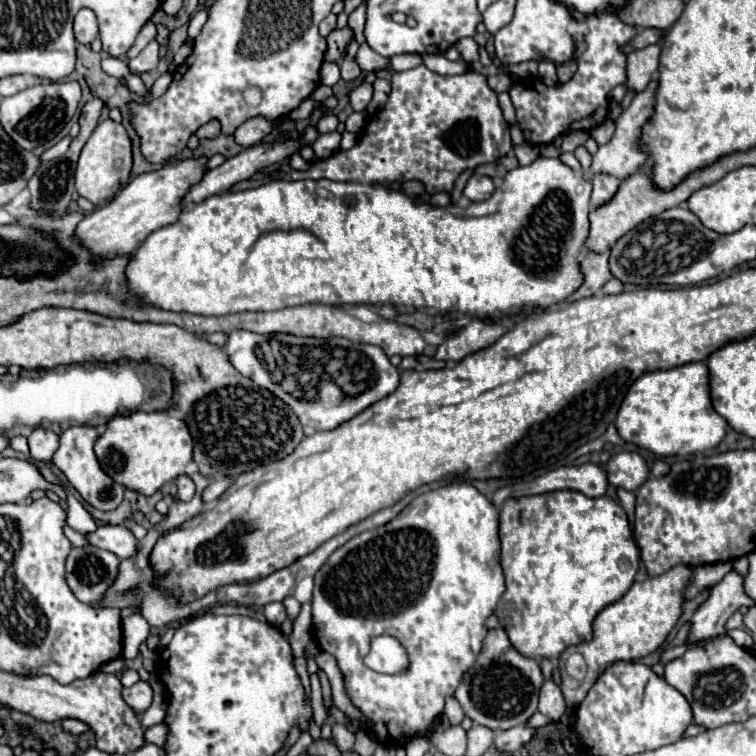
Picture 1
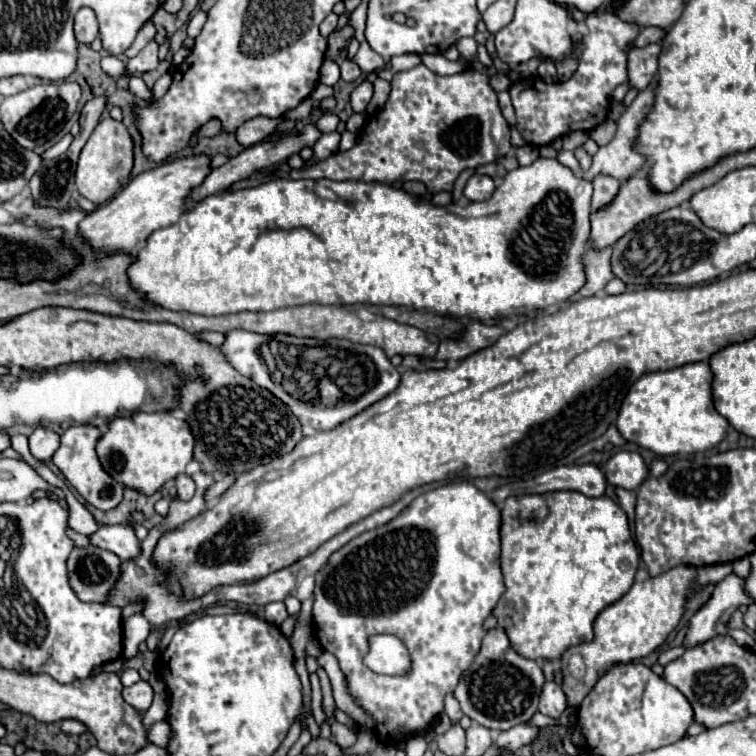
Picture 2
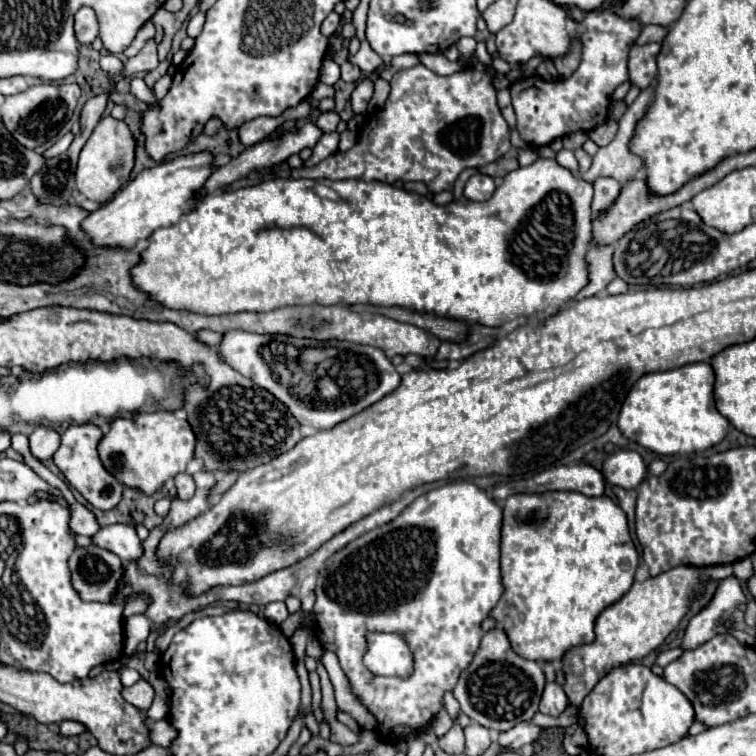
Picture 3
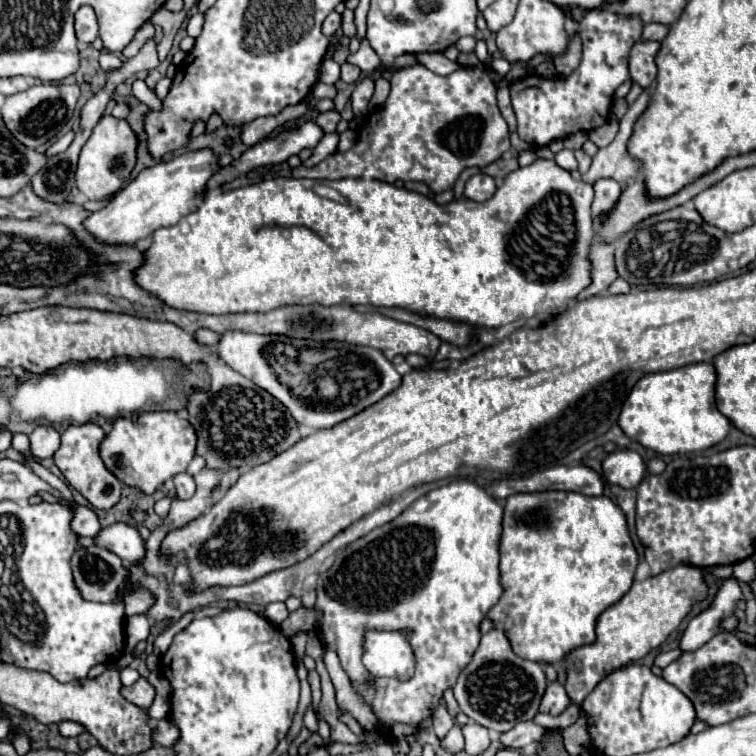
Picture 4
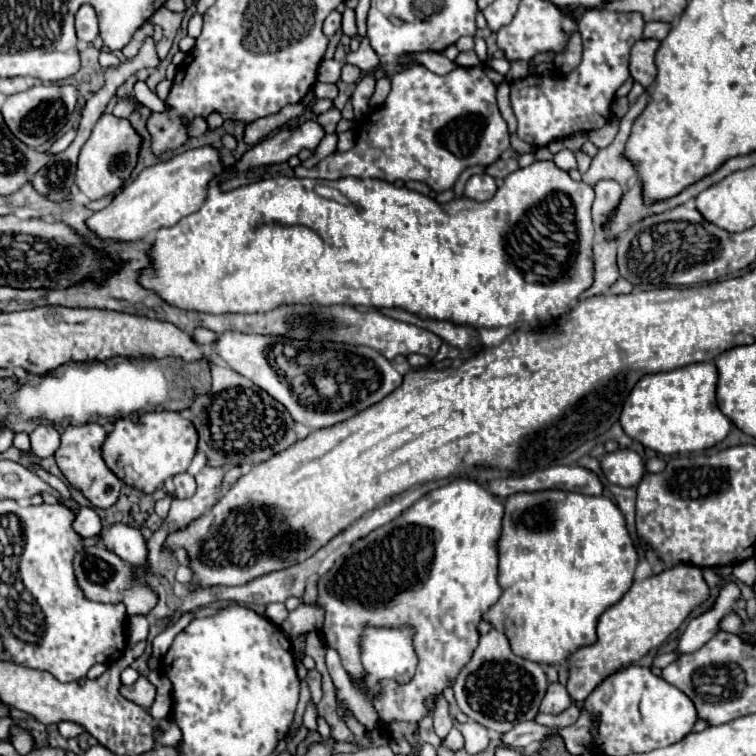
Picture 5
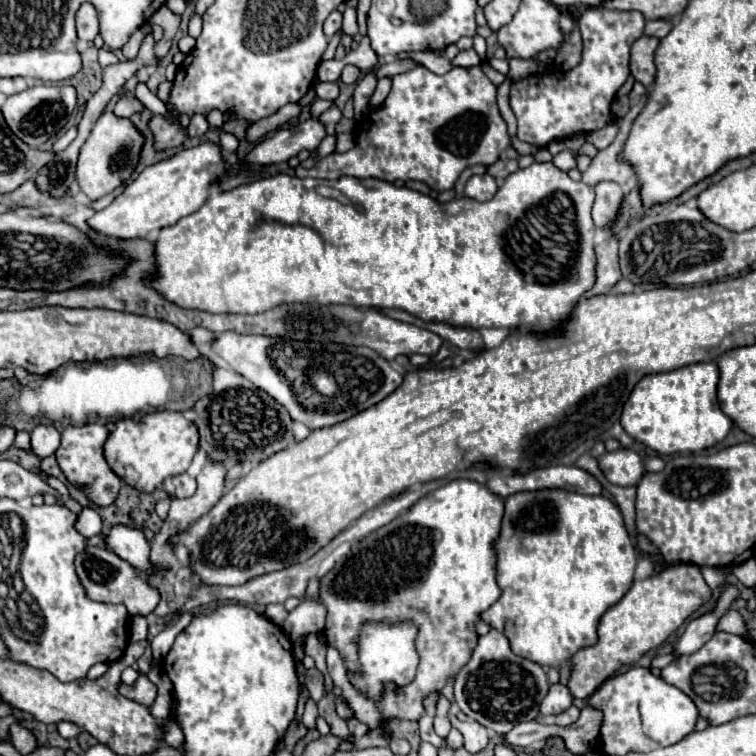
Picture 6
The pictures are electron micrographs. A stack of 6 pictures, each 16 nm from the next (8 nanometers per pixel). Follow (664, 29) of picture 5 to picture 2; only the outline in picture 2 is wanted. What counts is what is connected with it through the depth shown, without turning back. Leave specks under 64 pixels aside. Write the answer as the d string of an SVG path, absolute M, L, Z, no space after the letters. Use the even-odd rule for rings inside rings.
M646 26L646 28L642 28L640 36L634 40L634 46L646 46L646 44L652 44L652 42L660 42L664 38L664 34L666 34L664 28Z

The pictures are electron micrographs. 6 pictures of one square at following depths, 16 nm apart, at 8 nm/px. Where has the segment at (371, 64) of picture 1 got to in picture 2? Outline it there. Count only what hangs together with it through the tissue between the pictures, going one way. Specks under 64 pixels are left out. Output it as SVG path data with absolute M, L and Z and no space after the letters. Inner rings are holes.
M366 42L360 44L360 50L358 50L356 56L352 58L352 62L356 62L364 74L376 72L378 68L384 68L384 66L386 66L386 62L384 62Z

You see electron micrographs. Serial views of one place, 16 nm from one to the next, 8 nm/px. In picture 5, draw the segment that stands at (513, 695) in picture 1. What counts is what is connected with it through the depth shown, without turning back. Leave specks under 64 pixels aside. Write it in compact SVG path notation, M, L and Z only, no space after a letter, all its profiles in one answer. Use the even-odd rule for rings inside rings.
M494 628L488 634L480 636L470 662L460 670L454 682L454 698L458 702L458 708L468 718L498 734L506 734L520 722L534 720L538 706L546 696L546 690L548 678L544 674L544 668L536 662L516 656L508 644L508 638Z

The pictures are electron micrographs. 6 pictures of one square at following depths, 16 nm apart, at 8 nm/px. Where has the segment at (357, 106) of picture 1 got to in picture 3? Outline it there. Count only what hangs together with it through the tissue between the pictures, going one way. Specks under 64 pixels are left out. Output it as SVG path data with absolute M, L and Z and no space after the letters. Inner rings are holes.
M364 78L362 82L358 82L358 86L354 88L352 98L350 98L354 114L366 114L366 106L372 98L372 92L374 92L374 82L370 78Z

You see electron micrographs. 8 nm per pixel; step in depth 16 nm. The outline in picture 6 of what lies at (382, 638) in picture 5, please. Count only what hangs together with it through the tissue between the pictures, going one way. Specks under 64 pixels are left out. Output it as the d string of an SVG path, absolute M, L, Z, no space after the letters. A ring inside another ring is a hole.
M364 622L356 640L360 668L356 672L346 672L354 690L372 702L380 702L386 692L386 684L394 684L396 688L408 686L414 680L420 662L416 652L416 632L418 628L412 622Z

